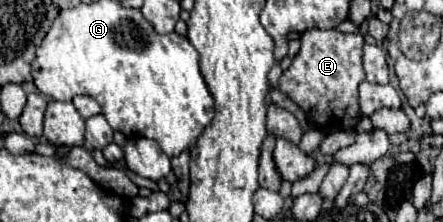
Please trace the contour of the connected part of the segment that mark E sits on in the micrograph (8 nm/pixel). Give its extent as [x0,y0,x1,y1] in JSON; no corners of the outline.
[278,29,364,133]

